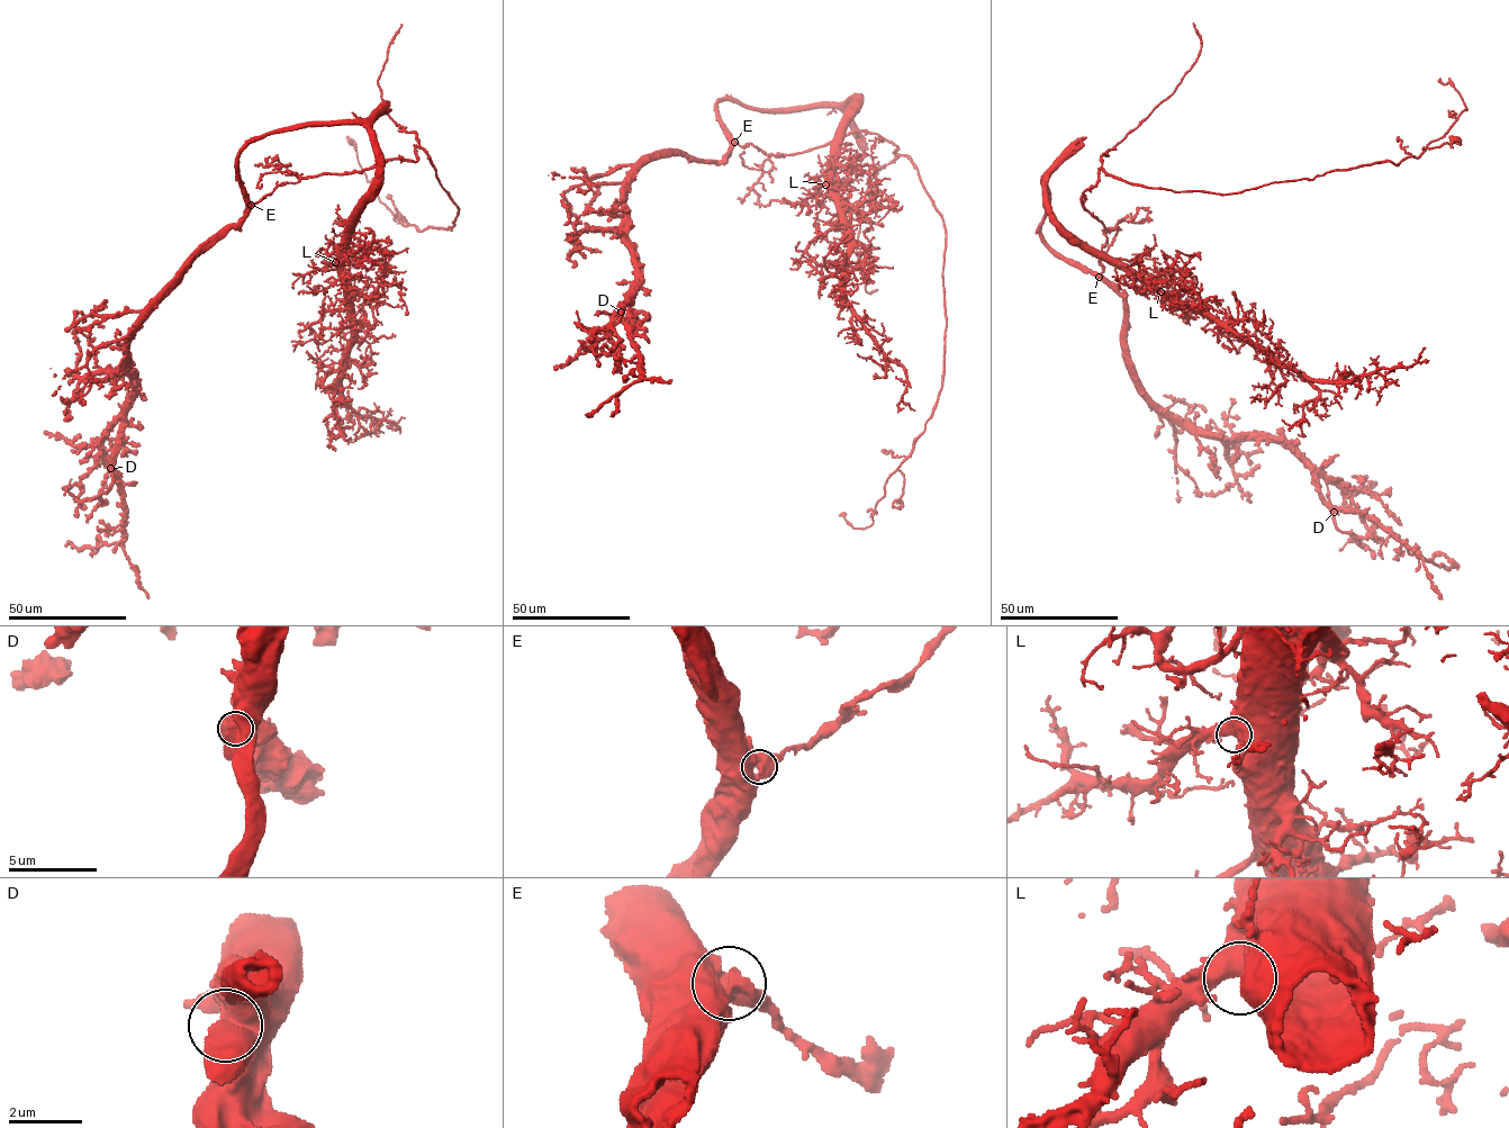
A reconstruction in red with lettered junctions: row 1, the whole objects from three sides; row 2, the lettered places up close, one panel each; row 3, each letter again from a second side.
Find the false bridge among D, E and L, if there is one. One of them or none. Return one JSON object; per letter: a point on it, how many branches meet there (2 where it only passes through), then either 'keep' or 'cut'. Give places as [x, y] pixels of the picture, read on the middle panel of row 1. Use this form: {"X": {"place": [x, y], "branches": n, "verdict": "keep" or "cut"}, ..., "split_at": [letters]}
{"D": {"place": [621, 312], "branches": 2, "verdict": "keep"}, "E": {"place": [734, 142], "branches": 2, "verdict": "cut"}, "L": {"place": [825, 185], "branches": 2, "verdict": "keep"}, "split_at": ["E"]}

